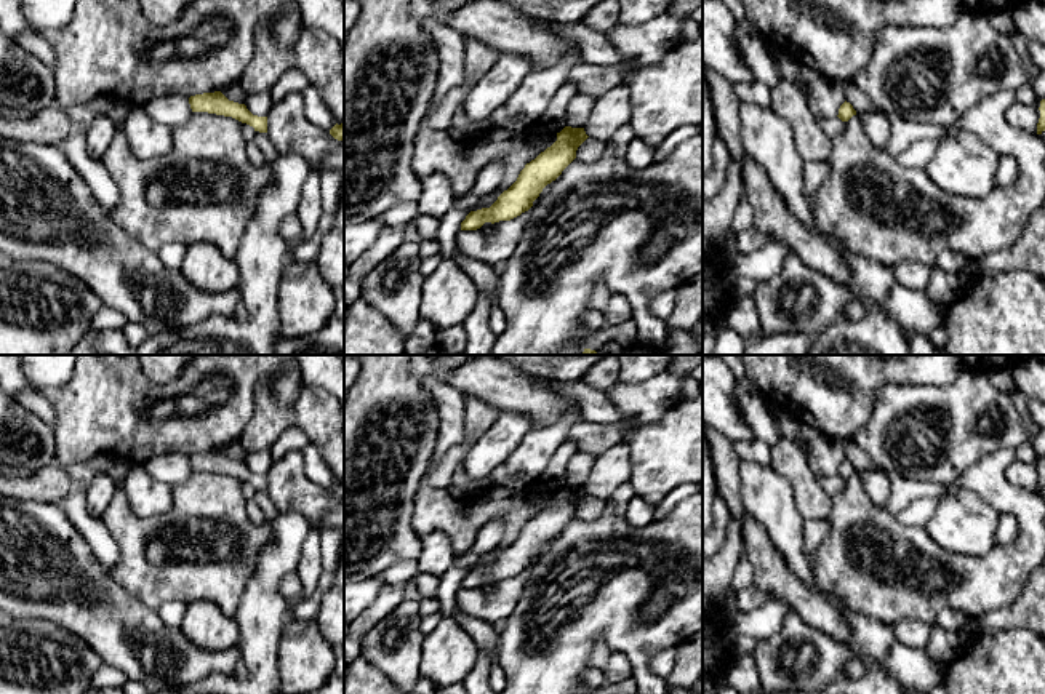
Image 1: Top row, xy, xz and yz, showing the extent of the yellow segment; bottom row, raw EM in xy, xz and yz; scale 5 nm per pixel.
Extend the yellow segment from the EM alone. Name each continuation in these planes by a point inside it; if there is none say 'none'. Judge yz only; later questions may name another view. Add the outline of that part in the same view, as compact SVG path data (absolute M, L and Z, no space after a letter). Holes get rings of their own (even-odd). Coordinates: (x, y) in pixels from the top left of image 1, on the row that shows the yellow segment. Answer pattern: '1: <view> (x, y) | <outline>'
none

